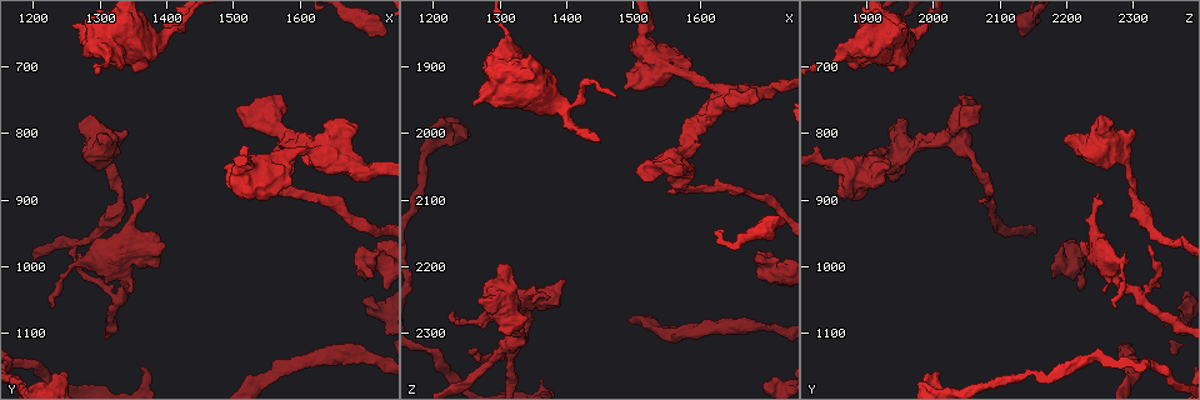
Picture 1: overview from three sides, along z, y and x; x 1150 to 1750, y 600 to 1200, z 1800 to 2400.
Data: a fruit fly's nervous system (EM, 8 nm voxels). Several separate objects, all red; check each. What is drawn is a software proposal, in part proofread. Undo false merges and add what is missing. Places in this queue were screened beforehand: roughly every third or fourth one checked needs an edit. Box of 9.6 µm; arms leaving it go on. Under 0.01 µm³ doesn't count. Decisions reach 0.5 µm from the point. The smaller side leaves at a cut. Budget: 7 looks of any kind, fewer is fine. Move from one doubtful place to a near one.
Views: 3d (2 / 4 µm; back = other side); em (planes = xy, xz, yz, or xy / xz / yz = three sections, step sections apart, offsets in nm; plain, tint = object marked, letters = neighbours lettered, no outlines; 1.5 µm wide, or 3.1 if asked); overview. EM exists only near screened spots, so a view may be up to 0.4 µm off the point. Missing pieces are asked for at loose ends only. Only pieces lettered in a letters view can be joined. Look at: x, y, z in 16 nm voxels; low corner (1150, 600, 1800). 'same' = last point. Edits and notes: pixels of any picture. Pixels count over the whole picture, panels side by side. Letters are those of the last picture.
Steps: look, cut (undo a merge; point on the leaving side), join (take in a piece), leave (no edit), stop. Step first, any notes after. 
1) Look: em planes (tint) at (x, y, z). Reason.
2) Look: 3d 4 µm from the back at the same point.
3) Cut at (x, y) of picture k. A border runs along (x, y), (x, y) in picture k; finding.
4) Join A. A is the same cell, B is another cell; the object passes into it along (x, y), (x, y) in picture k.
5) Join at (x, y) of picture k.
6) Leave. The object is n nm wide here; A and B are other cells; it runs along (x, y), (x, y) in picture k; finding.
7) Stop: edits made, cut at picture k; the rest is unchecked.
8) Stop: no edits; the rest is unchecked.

Look: 3d 2 µm at (1690, 855, 1940). Sudden change in width.

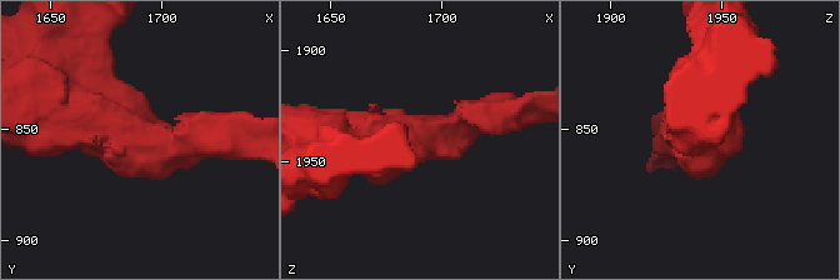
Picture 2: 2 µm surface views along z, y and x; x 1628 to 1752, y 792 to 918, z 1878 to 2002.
Look: em planes (letters) at (1689, 856, 1939).

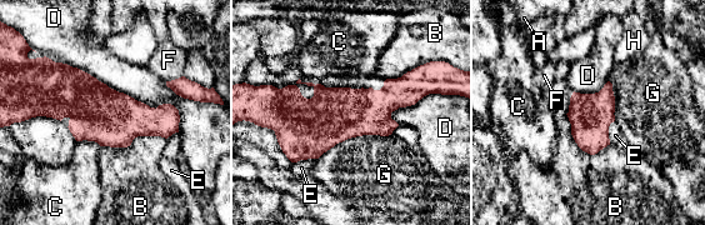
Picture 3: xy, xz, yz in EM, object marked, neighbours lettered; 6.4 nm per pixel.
Leave. The longest contact is with D, 1000 nm; A, B, C, D, E, F, G and H are other cells; continuous, no second cell.

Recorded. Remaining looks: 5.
Look: 3d 4 µm at (1225, 1060, 2275). Thin end.

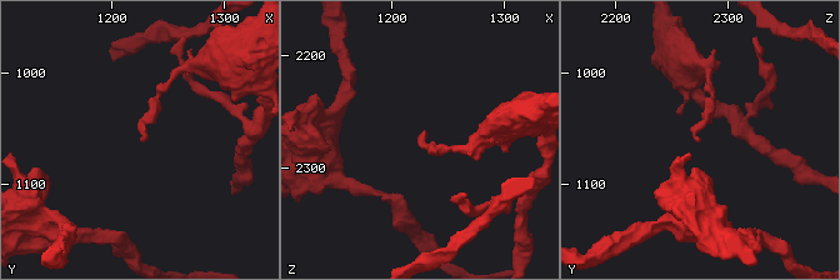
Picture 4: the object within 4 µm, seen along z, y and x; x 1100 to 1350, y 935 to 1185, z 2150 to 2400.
Look: em planes (tint) at (1228, 1060, 2272). Shape alone is not enough.

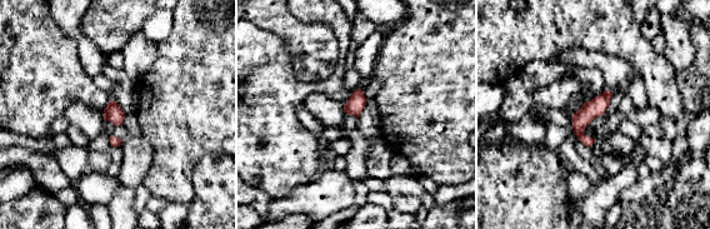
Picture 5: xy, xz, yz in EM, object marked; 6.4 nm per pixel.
Look: em planes (letters) at the same point. What lies round it.

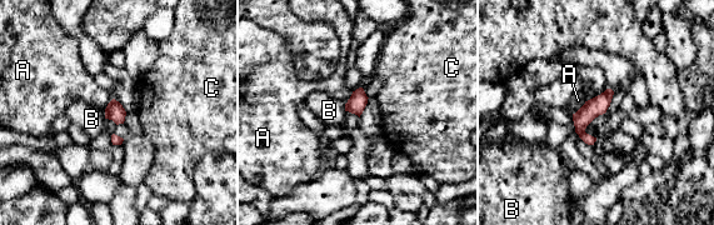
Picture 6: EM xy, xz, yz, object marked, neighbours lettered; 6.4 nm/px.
Leave. A, B and C are other cells; it runs along (609, 93), (582, 120), (590, 141) in picture 6; none of them fits.

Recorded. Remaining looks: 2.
Look: 3d 4 µm at (1260, 640, 1960).

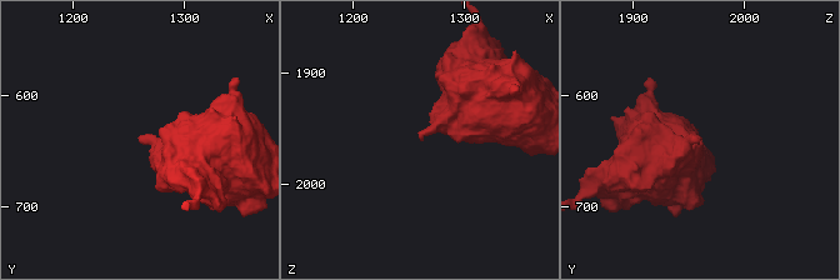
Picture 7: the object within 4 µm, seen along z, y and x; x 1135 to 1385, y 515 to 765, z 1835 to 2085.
Look: em xy step 4 (letters) at (1262, 638, 1958). Now the EM.

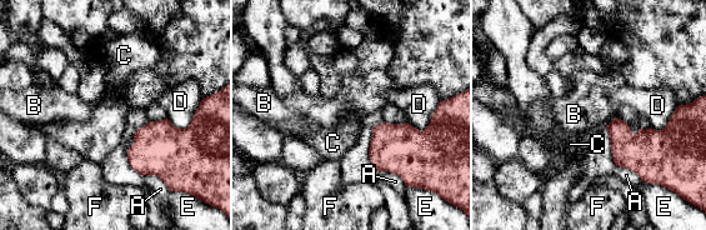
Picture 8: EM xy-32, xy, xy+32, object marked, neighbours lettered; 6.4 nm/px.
Leave. A, B, C, D, E and F are other cells; none of them fits.

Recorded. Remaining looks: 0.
Stop: no edits; the rest is unchecked.

